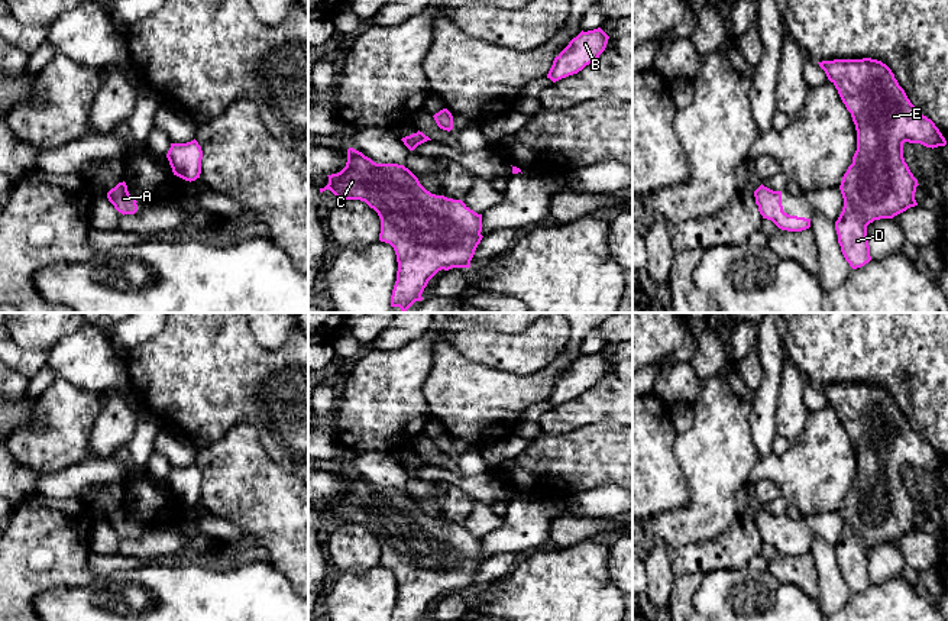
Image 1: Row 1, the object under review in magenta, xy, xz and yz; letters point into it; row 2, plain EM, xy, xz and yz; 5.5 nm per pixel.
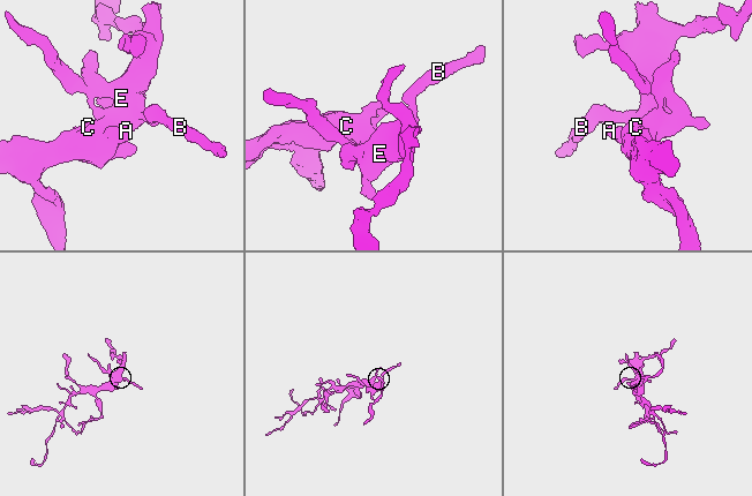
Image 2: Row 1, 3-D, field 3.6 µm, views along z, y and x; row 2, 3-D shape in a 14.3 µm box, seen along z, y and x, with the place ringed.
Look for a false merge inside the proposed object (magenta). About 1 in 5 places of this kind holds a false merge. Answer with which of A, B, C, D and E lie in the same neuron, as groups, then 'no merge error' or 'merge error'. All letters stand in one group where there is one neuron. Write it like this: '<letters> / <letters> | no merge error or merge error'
A B C D E | no merge error

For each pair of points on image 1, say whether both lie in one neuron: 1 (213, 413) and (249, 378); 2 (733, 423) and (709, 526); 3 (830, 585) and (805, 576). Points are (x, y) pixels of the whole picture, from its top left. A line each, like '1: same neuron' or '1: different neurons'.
1: same neuron
2: same neuron
3: different neurons

